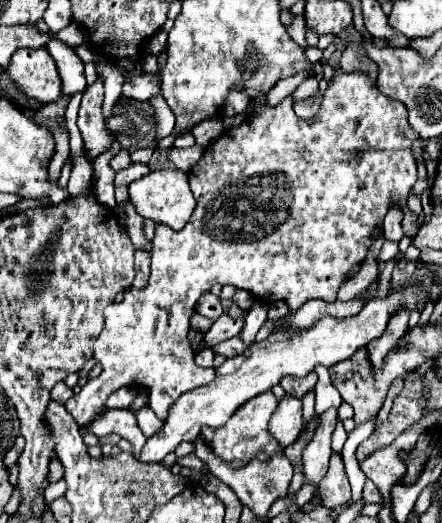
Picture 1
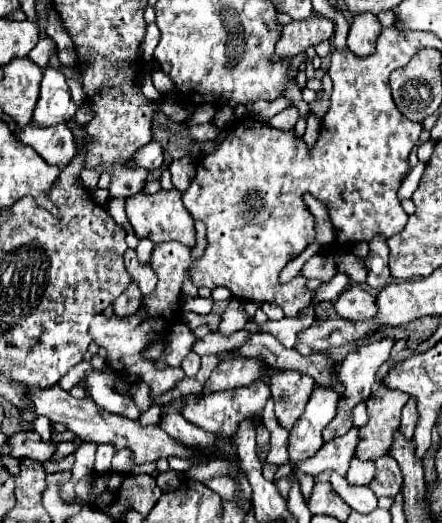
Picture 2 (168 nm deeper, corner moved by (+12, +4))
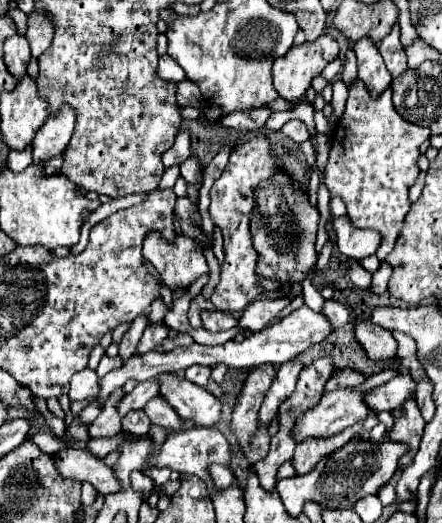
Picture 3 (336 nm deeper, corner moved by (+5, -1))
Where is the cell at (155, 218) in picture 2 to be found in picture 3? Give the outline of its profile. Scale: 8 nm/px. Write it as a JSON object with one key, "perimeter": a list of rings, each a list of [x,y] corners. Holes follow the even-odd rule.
{"perimeter":[[[151,233],[143,243],[143,257],[155,267],[161,283],[171,291],[189,289],[199,277],[209,275],[203,251],[199,251],[187,235],[177,235],[173,247],[159,233]]]}

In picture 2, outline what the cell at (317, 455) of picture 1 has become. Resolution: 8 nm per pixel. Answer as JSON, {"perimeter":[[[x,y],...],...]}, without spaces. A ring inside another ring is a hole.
{"perimeter":[[[324,386],[314,388],[306,404],[306,412],[296,420],[296,426],[292,426],[290,430],[290,440],[288,440],[290,462],[308,460],[318,452],[318,448],[324,442],[322,432],[336,416],[338,400],[340,394],[336,394],[334,390]]]}

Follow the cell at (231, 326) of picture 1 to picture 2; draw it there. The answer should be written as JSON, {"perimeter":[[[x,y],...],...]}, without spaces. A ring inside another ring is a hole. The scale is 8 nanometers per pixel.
{"perimeter":[[[176,324],[172,328],[170,336],[168,336],[168,346],[166,346],[164,354],[160,356],[160,360],[156,364],[160,368],[164,368],[164,366],[180,366],[182,358],[192,352],[194,342],[198,342],[194,332],[186,324]]]}

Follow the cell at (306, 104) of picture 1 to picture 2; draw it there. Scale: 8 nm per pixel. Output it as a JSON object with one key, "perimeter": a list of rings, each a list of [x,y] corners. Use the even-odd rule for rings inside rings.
{"perimeter":[[[288,106],[286,110],[282,110],[280,114],[276,114],[270,124],[276,126],[276,128],[282,128],[282,130],[292,130],[296,126],[296,120],[298,120],[298,108],[294,106]]]}

